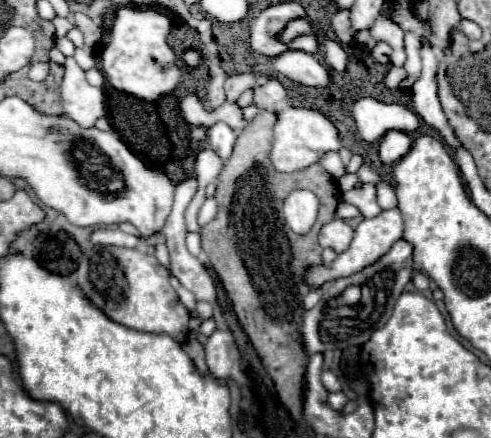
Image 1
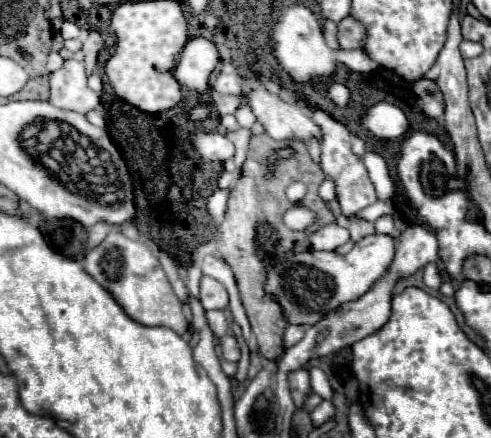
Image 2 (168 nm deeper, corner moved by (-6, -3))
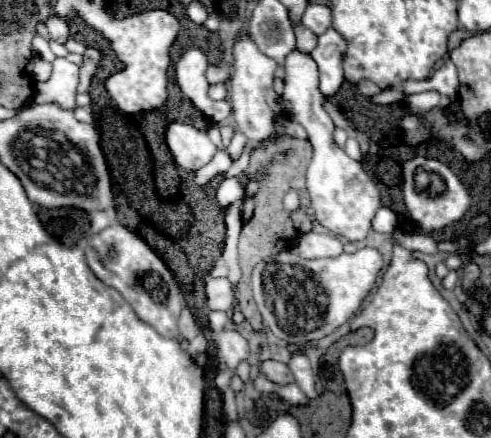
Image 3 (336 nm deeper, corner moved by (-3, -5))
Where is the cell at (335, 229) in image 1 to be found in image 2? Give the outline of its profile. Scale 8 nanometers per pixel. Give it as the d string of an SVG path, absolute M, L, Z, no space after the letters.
M328 224L314 234L310 234L310 248L312 250L336 250L338 246L346 244L350 240L350 234L346 228Z

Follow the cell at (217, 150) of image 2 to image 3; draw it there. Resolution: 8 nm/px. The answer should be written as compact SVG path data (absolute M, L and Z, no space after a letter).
M181 122L169 124L165 142L173 154L177 168L189 172L207 166L217 152L217 146L209 140L205 132Z

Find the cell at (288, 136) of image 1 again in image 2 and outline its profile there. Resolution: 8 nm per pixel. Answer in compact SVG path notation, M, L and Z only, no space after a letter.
M256 80L248 92L248 104L256 120L274 140L302 140L308 142L310 136L320 138L320 128L312 124L308 110L300 104L284 102L278 94L266 90L262 80Z

